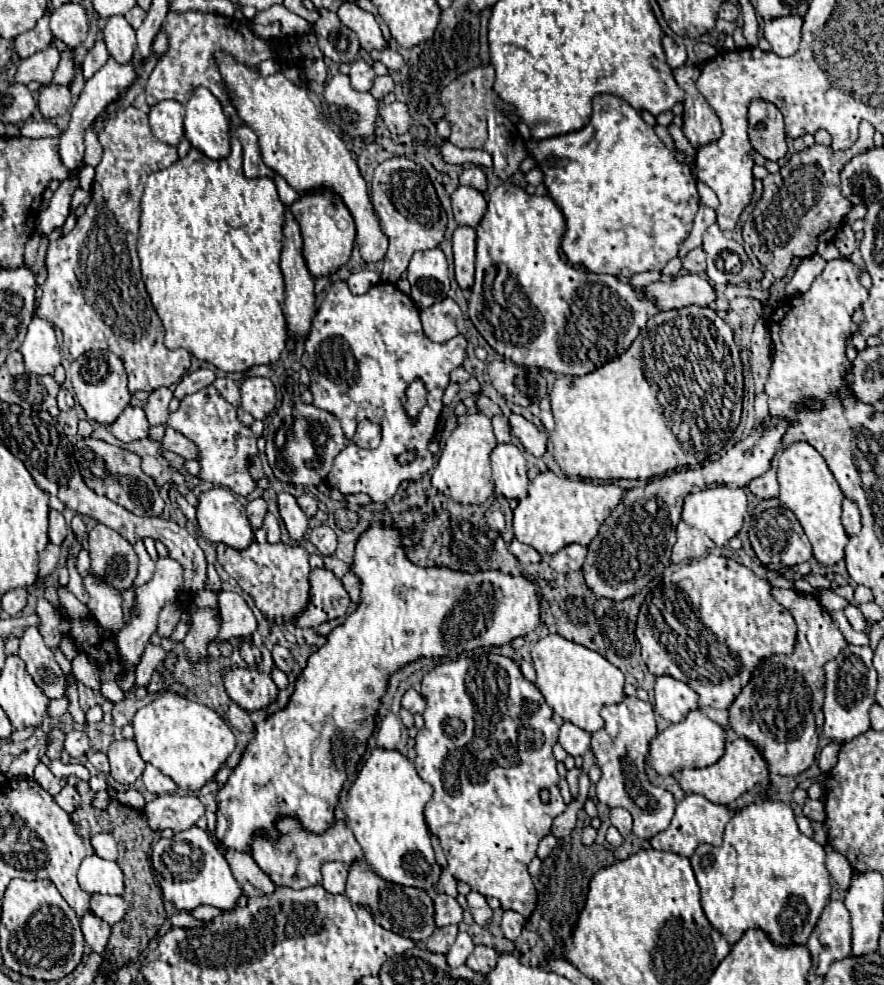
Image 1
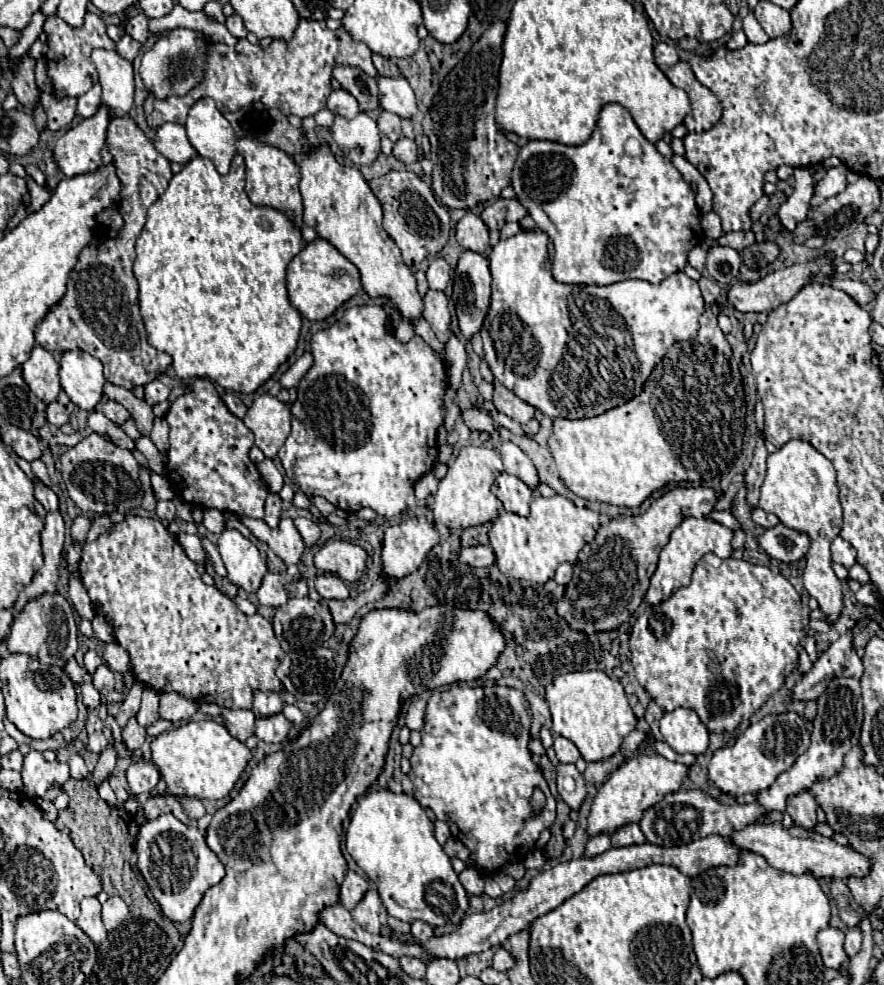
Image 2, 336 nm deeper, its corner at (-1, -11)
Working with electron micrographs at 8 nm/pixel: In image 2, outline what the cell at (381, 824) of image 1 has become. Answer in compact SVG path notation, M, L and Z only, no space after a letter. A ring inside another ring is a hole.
M389 789L367 793L359 801L355 815L351 817L351 823L347 829L347 851L355 859L355 863L365 871L365 875L371 881L375 881L379 897L387 913L391 913L391 917L397 917L409 923L419 919L429 923L431 927L439 927L447 923L459 925L461 919L465 917L469 909L469 895L463 889L457 873L453 871L449 855L437 843L433 835L431 819L425 815L423 807L411 795L405 795L405 793L397 795L397 793L391 793Z

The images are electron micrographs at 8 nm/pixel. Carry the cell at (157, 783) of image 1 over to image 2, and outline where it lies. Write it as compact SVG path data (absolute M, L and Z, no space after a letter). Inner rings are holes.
M131 763L127 769L127 783L133 795L149 793L159 781L159 773L151 763Z

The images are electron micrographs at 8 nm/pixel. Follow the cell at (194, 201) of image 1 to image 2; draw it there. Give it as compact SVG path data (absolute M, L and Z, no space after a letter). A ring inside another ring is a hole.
M241 155L233 157L231 169L227 175L219 175L211 163L211 159L205 157L195 157L191 159L187 165L183 165L183 169L173 175L173 179L169 181L167 191L149 207L149 215L147 215L147 223L137 239L137 257L133 263L133 273L135 279L139 283L139 307L141 307L141 317L147 329L147 341L159 349L165 351L173 357L173 369L175 375L181 379L195 379L195 377L207 377L213 383L221 385L223 389L231 389L243 395L253 393L257 387L261 387L277 369L281 363L285 363L289 359L289 355L293 355L293 351L297 349L297 341L299 341L299 331L301 331L301 315L299 311L291 305L289 295L287 295L287 281L285 281L285 271L289 261L305 247L303 237L301 237L301 229L293 223L293 219L289 219L283 211L271 209L271 207L263 207L263 205L253 205L245 193L245 161Z

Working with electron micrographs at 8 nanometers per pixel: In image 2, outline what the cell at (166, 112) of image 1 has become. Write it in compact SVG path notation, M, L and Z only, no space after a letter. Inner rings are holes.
M179 123L161 125L157 129L153 145L167 161L175 161L181 165L185 165L187 161L193 159L193 155L197 155L197 151L193 149L193 145L185 135L185 127Z

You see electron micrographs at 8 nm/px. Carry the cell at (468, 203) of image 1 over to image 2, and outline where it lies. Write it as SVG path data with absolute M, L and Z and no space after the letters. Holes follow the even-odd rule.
M467 213L457 223L457 243L463 249L475 253L485 253L489 249L489 229L479 215Z

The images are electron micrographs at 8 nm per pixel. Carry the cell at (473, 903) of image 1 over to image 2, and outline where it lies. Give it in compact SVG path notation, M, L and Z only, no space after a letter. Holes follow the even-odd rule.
M465 867L465 869L459 873L459 881L463 883L463 887L467 889L469 895L483 895L485 877L483 877L483 873L479 873L477 869Z

